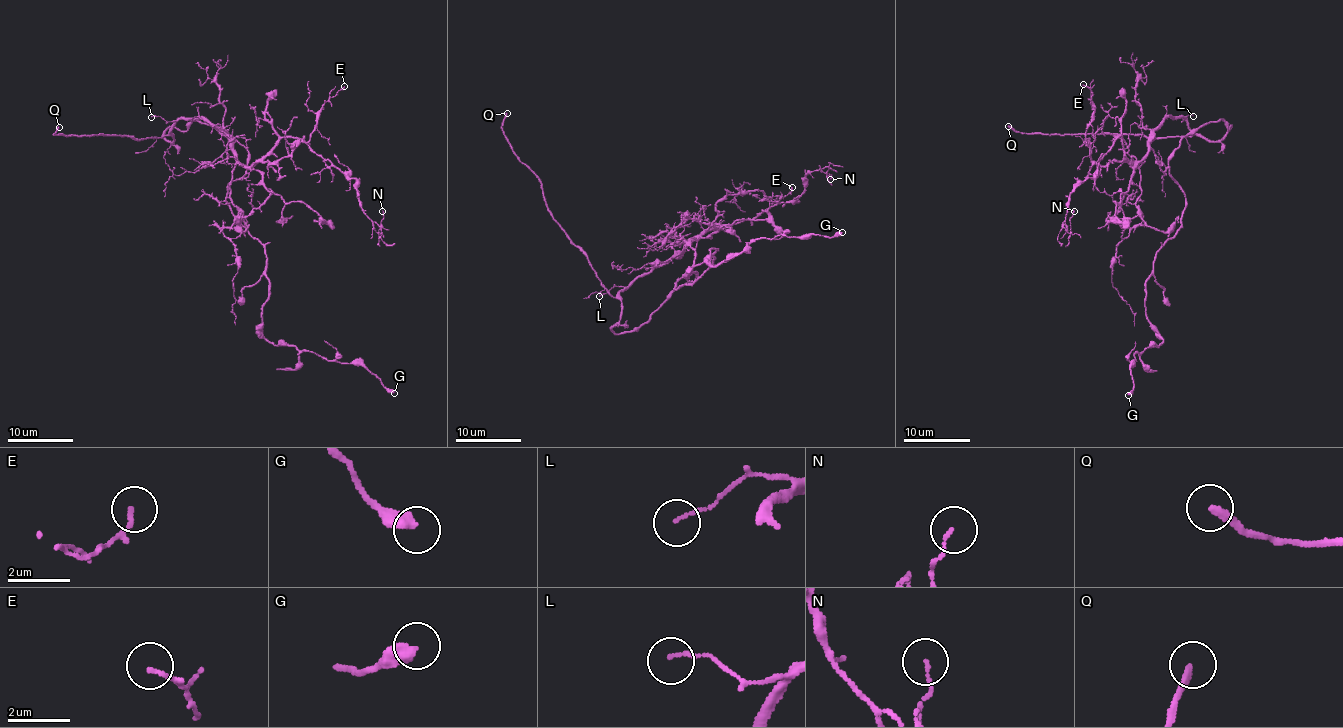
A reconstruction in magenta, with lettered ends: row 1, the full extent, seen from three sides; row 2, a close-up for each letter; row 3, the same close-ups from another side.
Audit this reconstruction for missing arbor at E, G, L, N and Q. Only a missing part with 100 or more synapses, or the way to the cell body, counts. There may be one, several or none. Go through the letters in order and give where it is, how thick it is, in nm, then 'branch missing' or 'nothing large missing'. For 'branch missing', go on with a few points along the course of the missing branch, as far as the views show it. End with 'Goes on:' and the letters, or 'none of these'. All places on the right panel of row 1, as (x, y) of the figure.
E: (1083, 84) | 120 nm | nothing large missing
G: (1128, 395) | 440 nm | nothing large missing
L: (1193, 116) | 100 nm | nothing large missing
N: (1074, 211) | 110 nm | nothing large missing
Q: (1008, 126) | 240 nm | branch missing | (1008, 126), (993, 112), (962, 107), (944, 87), (924, 86)
Goes on: Q

